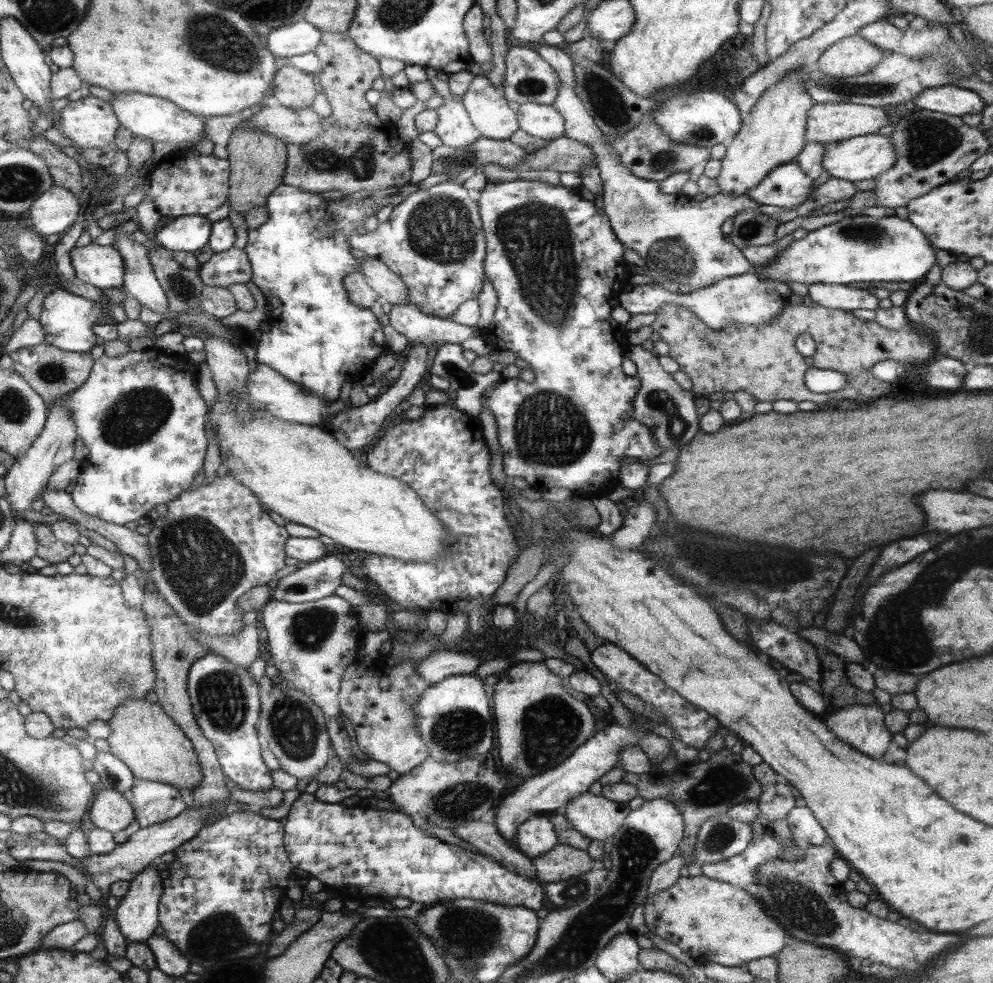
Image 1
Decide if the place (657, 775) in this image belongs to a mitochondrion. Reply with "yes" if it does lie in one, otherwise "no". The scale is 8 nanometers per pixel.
no

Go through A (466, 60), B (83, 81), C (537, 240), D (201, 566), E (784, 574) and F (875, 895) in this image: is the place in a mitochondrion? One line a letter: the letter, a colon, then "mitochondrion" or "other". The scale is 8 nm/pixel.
A: other
B: other
C: mitochondrion
D: mitochondrion
E: mitochondrion
F: other

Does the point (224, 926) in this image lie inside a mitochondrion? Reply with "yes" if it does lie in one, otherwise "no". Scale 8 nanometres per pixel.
yes

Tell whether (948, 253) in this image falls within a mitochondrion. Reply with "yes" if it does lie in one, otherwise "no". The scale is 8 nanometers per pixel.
no

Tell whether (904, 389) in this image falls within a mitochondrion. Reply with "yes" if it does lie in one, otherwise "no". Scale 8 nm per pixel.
no

